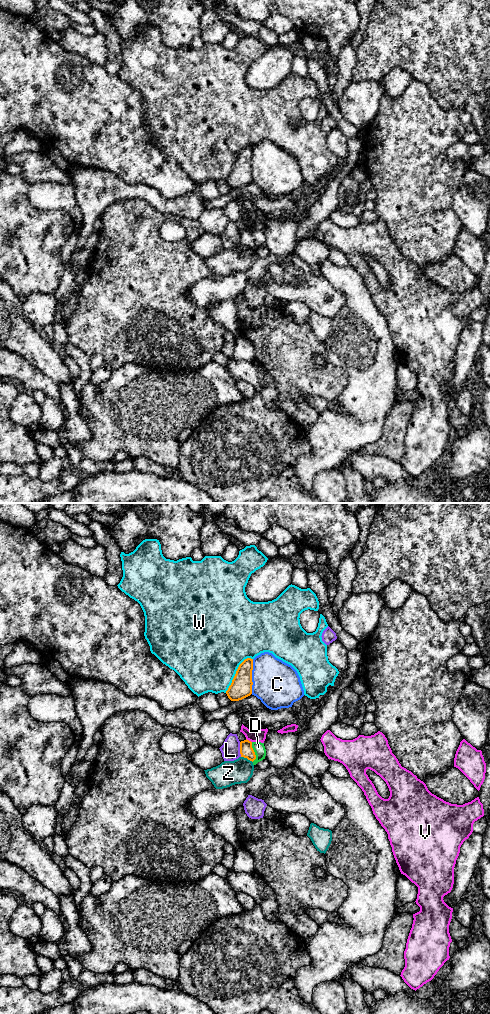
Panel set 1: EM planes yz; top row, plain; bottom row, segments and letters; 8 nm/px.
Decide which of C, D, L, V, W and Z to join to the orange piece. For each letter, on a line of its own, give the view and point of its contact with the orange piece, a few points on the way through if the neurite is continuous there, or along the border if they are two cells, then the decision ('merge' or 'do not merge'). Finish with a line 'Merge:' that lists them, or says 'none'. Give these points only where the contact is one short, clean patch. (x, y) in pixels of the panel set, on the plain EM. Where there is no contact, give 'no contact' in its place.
C: yz (251, 164) | do not merge
D: yz (254, 240) | along yz (251, 230), (255, 243), (253, 249) | do not merge
L: yz (240, 237) | do not merge
V: yz (248, 228) | along yz (246, 226), (251, 230) | do not merge
W: yz (236, 160) | do not merge
Z: yz (247, 246) | do not merge
Merge: none

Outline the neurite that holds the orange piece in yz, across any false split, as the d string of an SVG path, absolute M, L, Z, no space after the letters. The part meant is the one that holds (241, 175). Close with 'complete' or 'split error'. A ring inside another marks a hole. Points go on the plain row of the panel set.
M245 147L238 155L226 182L231 189L242 188L252 182L253 147Z; complete

